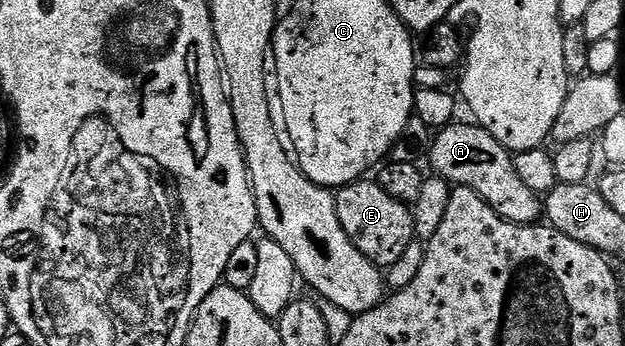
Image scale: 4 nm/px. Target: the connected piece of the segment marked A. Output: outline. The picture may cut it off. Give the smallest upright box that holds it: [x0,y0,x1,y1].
[429,121,543,226]

